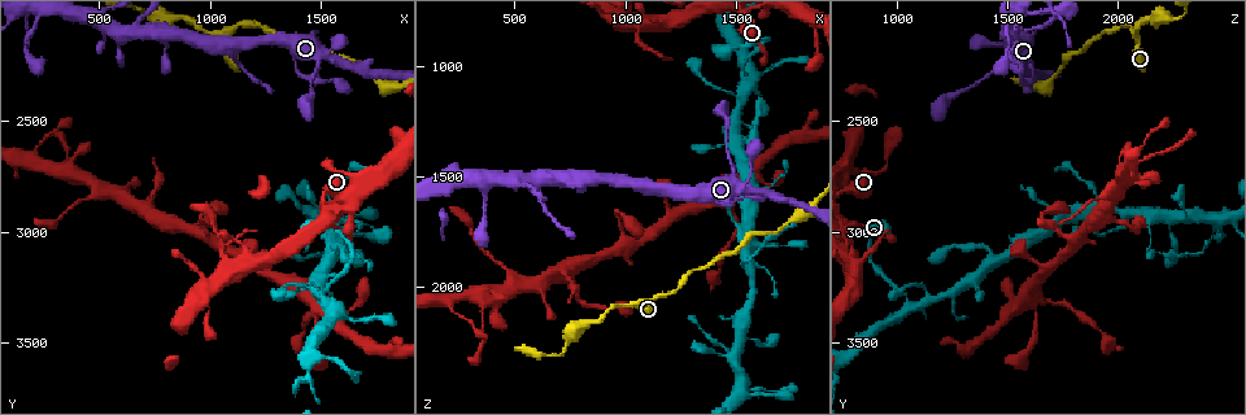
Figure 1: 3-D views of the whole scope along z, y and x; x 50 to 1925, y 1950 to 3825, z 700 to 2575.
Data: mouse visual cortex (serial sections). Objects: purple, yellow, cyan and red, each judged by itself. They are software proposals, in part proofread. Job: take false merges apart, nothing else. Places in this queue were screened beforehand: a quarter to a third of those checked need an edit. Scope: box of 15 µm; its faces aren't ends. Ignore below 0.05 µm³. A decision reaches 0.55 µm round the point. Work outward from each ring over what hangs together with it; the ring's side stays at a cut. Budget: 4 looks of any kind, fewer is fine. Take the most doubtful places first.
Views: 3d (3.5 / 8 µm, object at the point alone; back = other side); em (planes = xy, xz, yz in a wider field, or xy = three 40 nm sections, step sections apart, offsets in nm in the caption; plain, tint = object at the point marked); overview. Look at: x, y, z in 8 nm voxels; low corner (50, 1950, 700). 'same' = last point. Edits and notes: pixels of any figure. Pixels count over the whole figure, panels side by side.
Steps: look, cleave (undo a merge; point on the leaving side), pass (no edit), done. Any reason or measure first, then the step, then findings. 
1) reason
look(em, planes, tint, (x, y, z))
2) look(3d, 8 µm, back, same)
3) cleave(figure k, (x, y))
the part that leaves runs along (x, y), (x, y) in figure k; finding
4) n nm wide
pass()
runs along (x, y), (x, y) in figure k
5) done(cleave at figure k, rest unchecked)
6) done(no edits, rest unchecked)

sudden change in width
look(3d, 8 µm, (1560, 3320, 1060))

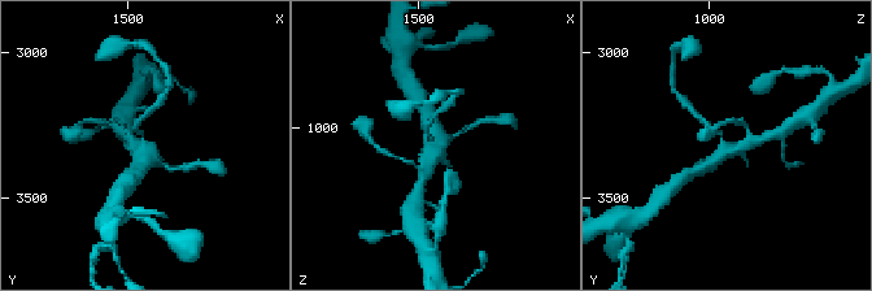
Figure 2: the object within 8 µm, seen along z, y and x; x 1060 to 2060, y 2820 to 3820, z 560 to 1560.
need the tissue
look(em, planes, tint, (1560, 3330, 1060))

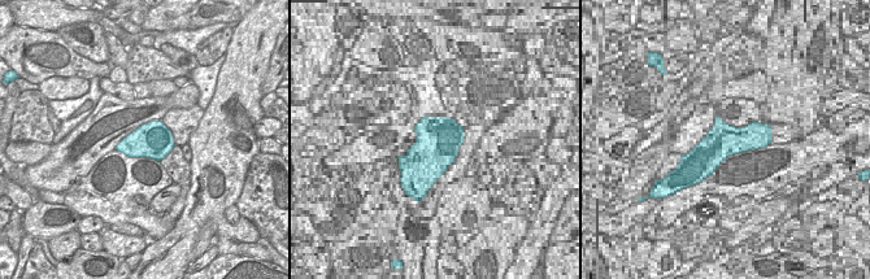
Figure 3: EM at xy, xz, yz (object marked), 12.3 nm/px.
pass()
runs along (703, 122), (727, 148), (754, 140) in figure 2; continuous, no second cell

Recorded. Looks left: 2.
narrows sharply
look(3d, 3.5 µm, (590, 2100, 1500))

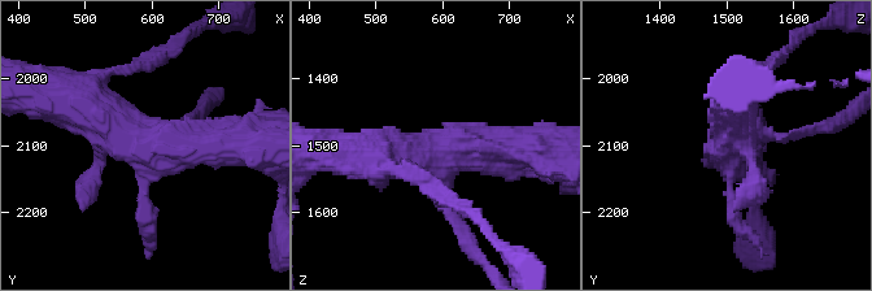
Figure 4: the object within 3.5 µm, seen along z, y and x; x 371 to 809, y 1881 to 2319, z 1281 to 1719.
shape alone is not enough
look(em, xy, step 2, tint, (590, 2100, 1510))

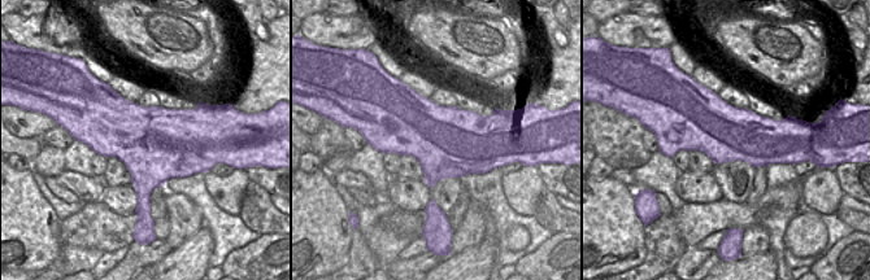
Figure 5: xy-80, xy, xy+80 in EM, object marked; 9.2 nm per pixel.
cleave(figure 4, (822, 126))
a second cell is stuck on

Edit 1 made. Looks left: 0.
done(cleave at figure 4, rest unchecked)

